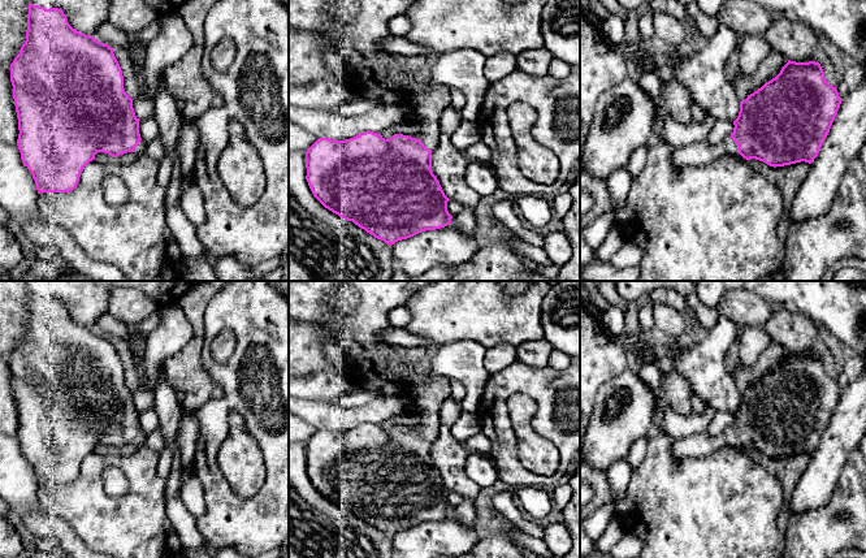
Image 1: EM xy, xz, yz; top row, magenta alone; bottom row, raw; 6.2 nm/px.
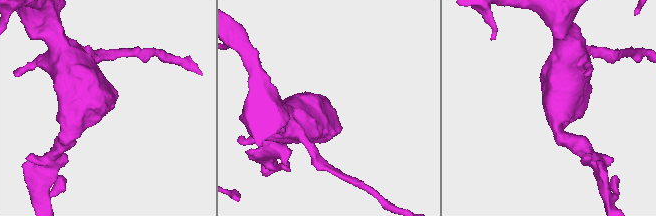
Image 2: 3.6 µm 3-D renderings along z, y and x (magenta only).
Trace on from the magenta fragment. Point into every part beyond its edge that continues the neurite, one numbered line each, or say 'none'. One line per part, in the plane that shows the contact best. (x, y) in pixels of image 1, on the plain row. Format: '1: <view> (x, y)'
1: yz (701, 444)

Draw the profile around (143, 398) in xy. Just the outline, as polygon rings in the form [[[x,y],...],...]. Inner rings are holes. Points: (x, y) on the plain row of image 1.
[[[143,384],[133,390],[133,399],[137,410],[139,411],[144,411],[155,406],[152,392],[147,390]]]

